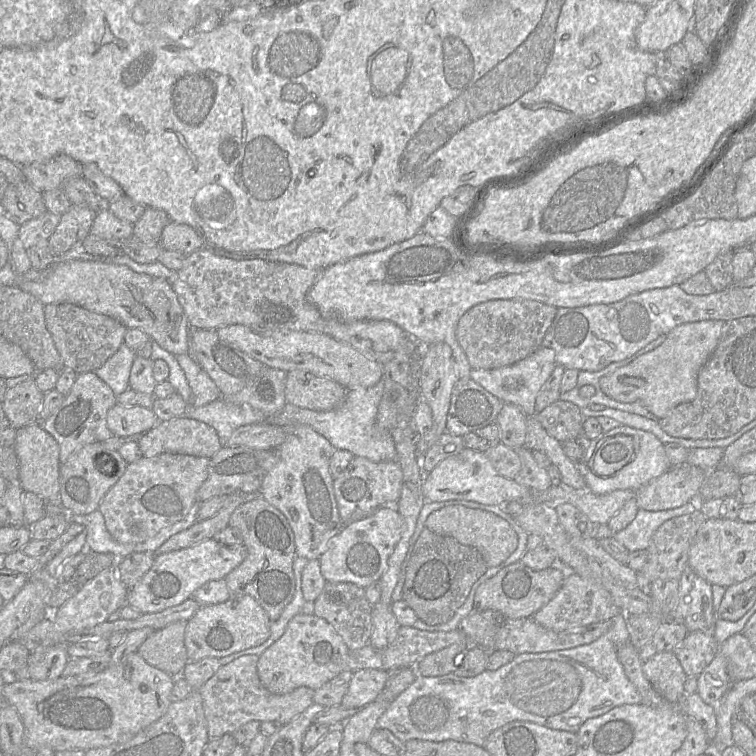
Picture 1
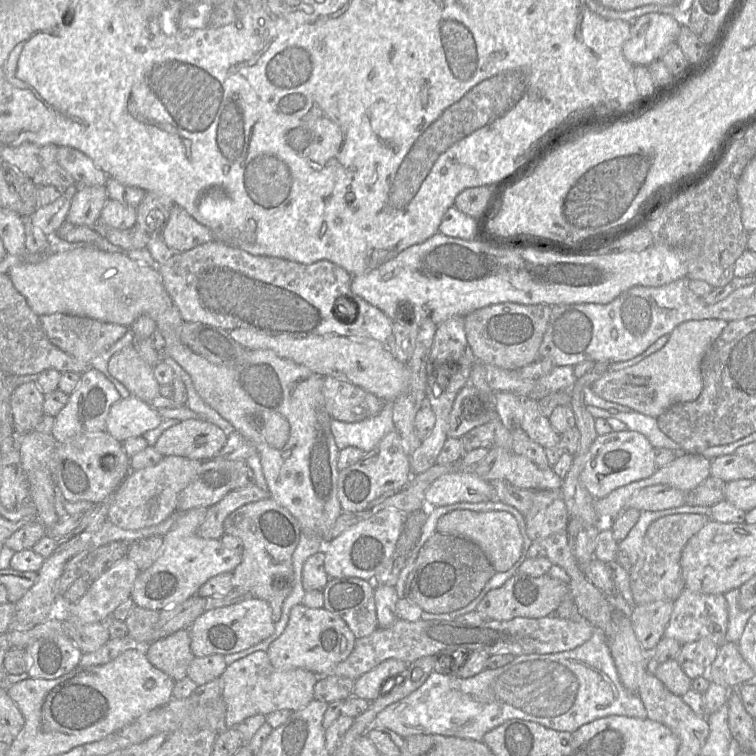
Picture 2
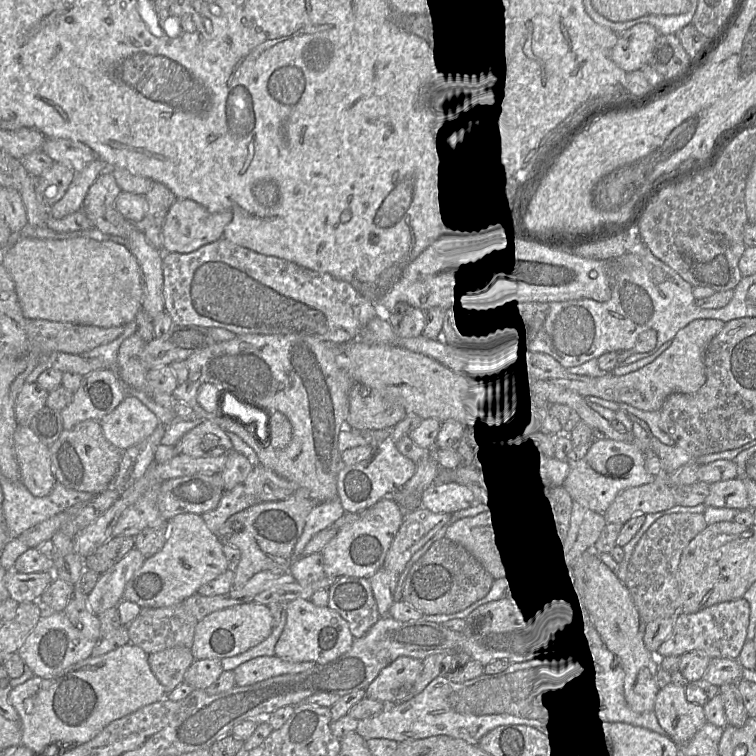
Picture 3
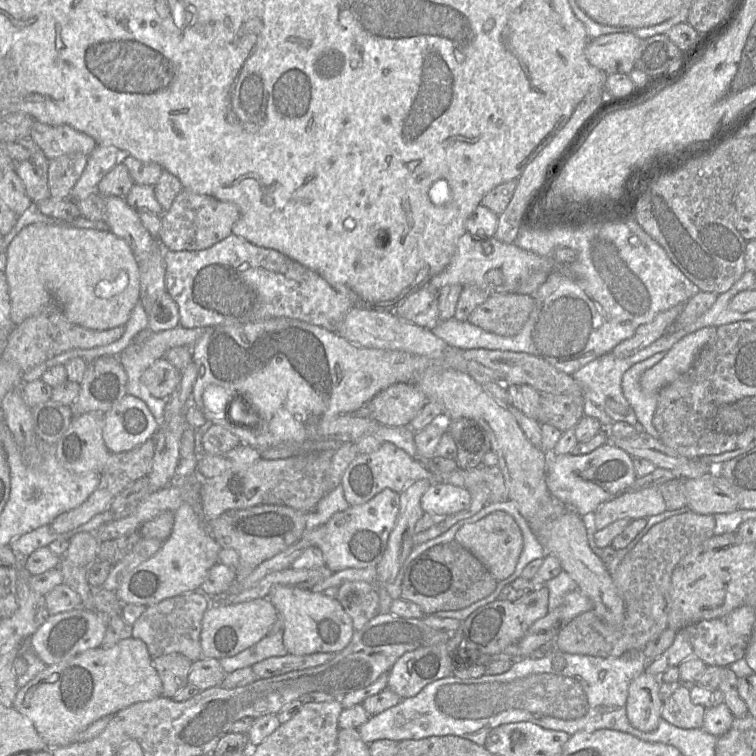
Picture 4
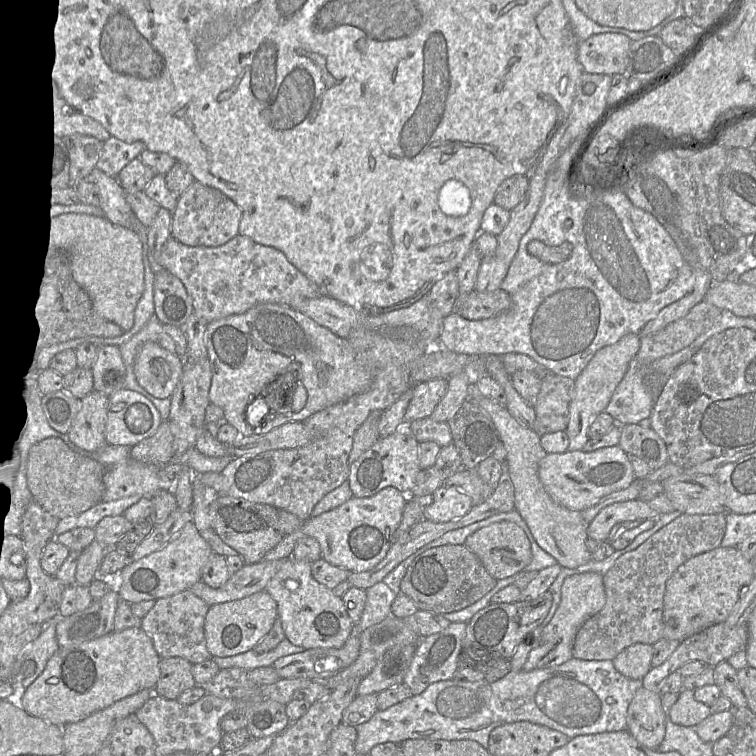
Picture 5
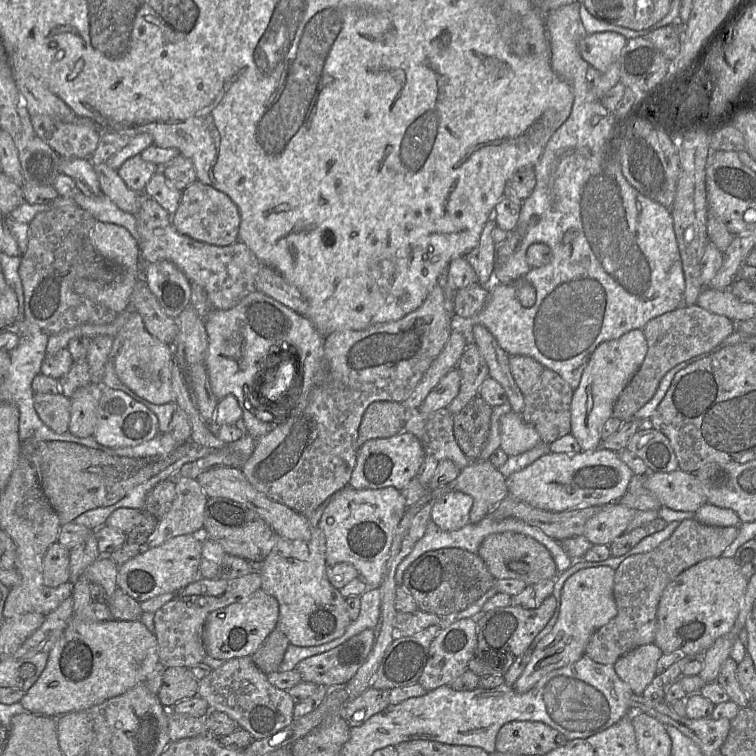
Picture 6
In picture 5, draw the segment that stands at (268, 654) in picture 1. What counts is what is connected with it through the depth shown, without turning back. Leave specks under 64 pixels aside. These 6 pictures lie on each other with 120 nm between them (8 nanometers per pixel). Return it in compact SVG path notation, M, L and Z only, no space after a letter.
M285 559L266 585L265 592L276 601L277 616L281 620L286 639L293 645L305 650L339 648L350 637L354 623L342 599L313 578L310 562Z

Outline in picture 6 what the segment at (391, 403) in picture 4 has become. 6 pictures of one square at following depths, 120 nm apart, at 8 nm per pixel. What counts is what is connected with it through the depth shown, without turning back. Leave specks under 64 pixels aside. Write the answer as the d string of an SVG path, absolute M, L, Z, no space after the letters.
M457 368L444 375L438 384L430 391L418 411L431 413L446 410L453 399L458 395L461 384L461 374Z

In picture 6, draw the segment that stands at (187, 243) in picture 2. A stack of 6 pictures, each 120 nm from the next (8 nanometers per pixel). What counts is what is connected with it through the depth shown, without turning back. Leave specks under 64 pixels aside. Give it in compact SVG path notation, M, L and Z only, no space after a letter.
M199 180L182 191L170 223L180 234L211 245L229 246L239 240L240 213L237 206L225 193Z

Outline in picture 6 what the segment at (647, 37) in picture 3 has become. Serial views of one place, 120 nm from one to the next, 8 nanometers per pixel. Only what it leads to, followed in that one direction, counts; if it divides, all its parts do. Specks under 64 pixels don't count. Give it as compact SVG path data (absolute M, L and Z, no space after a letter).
M616 32L587 34L578 44L581 57L600 72L617 62L627 39Z

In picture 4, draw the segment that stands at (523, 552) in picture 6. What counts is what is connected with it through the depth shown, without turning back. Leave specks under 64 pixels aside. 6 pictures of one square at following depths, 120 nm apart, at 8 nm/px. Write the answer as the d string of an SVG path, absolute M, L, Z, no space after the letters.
M503 511L490 513L475 523L462 526L455 541L467 548L497 581L508 578L515 571L523 550L523 535L514 518Z

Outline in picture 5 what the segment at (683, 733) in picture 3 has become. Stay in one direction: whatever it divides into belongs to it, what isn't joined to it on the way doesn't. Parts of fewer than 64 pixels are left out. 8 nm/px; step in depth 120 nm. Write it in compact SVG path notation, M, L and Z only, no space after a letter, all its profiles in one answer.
M683 688L678 700L667 710L670 721L677 725L695 727L711 714L710 706L695 699L694 691Z

